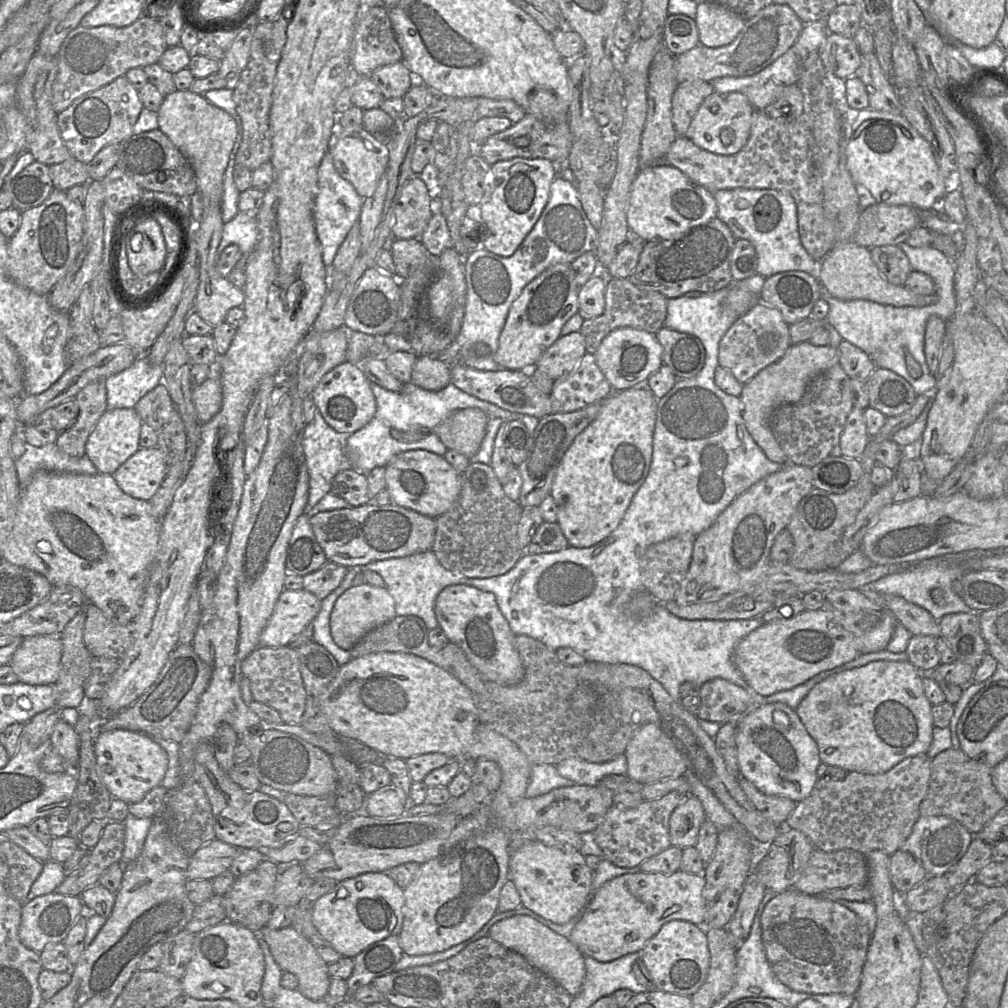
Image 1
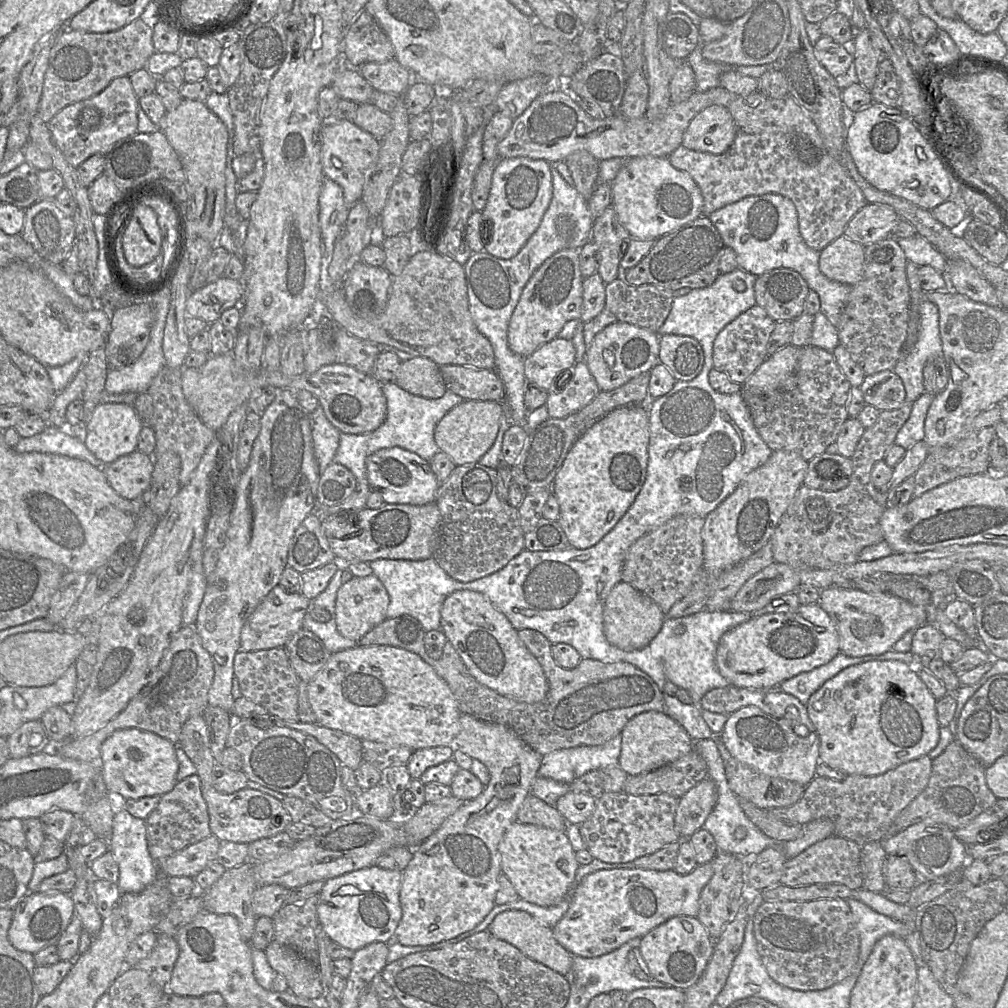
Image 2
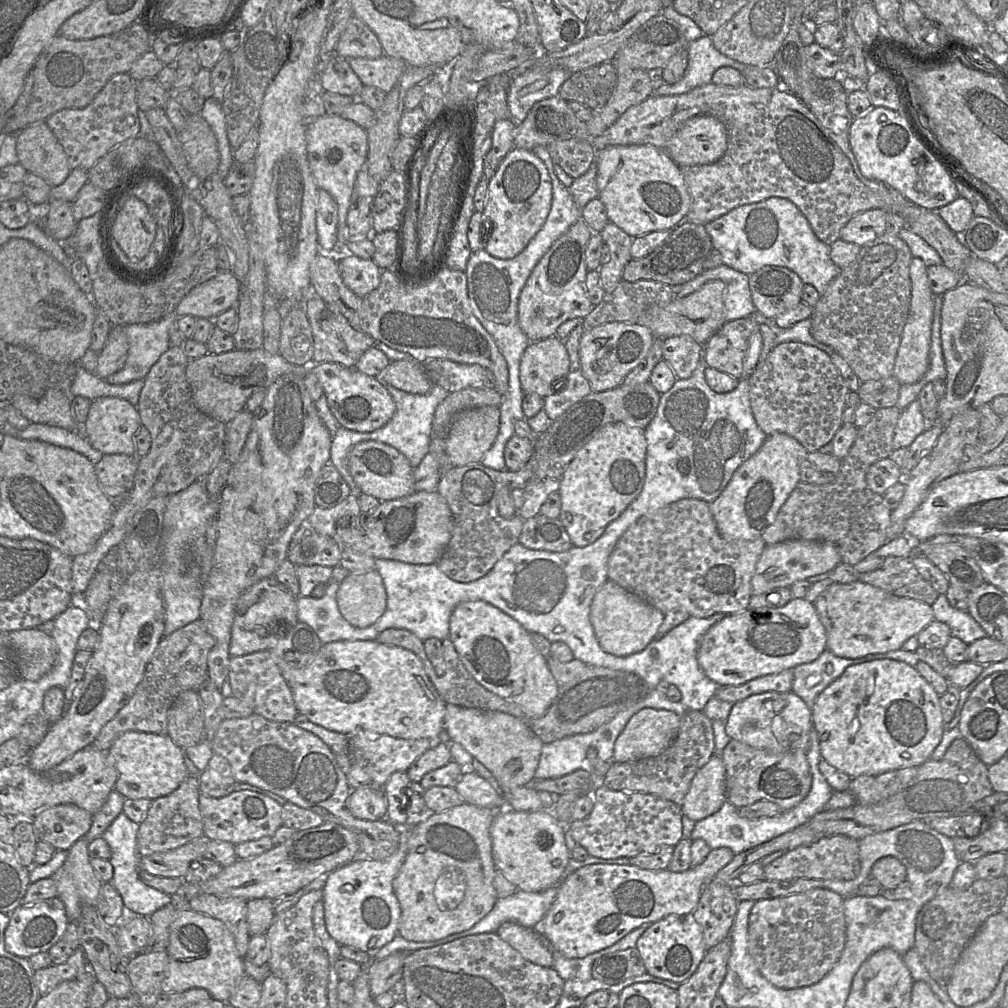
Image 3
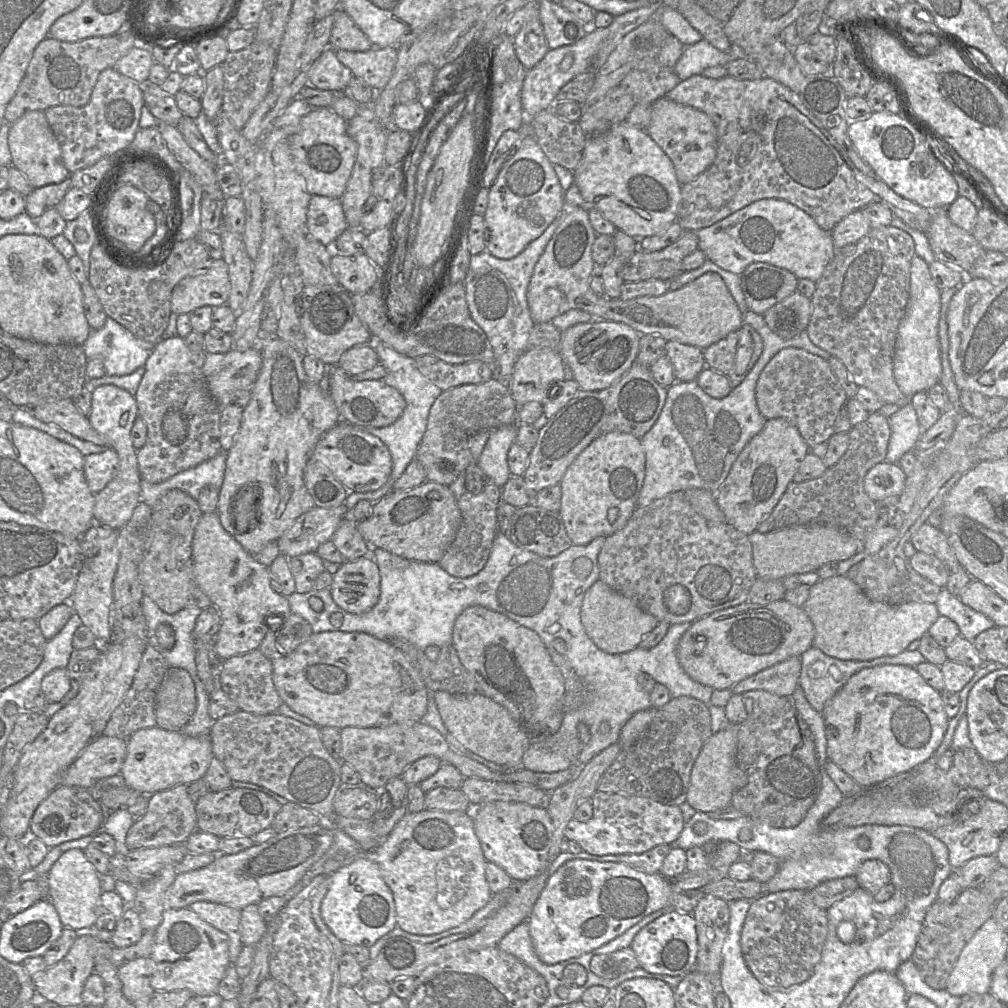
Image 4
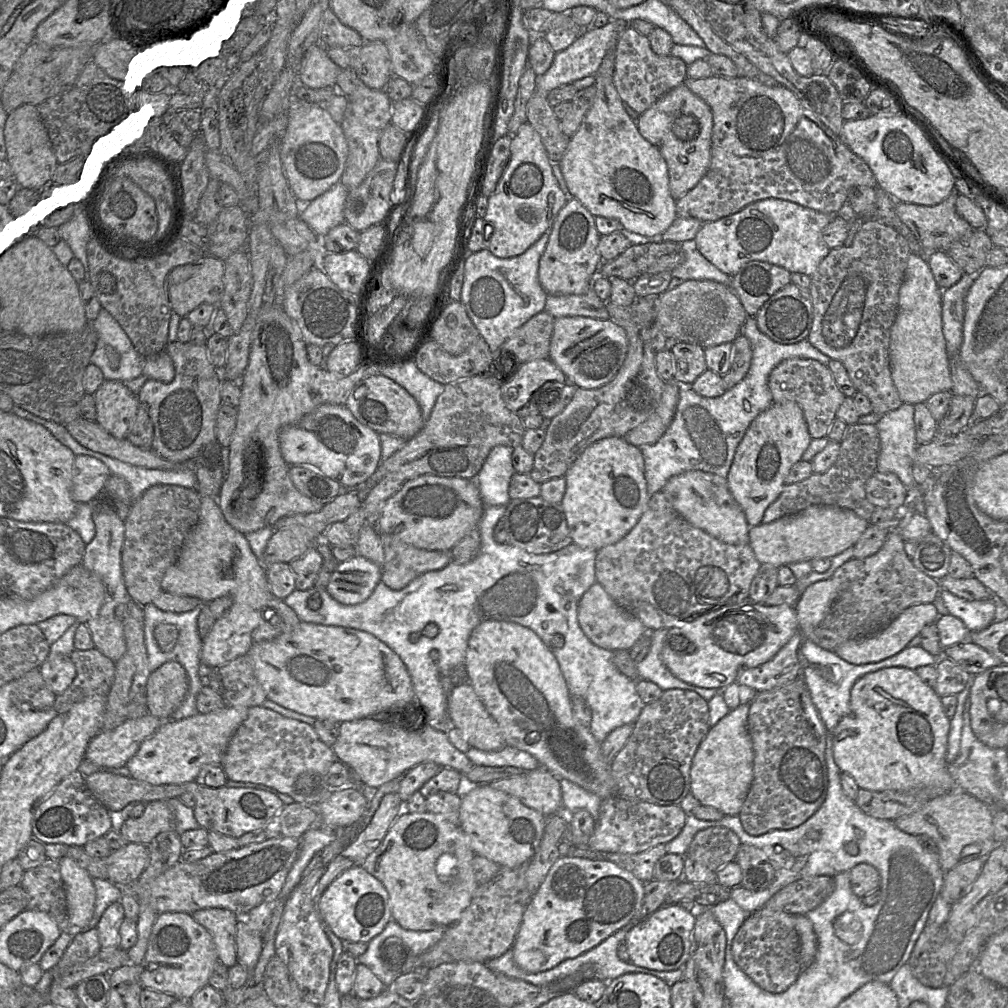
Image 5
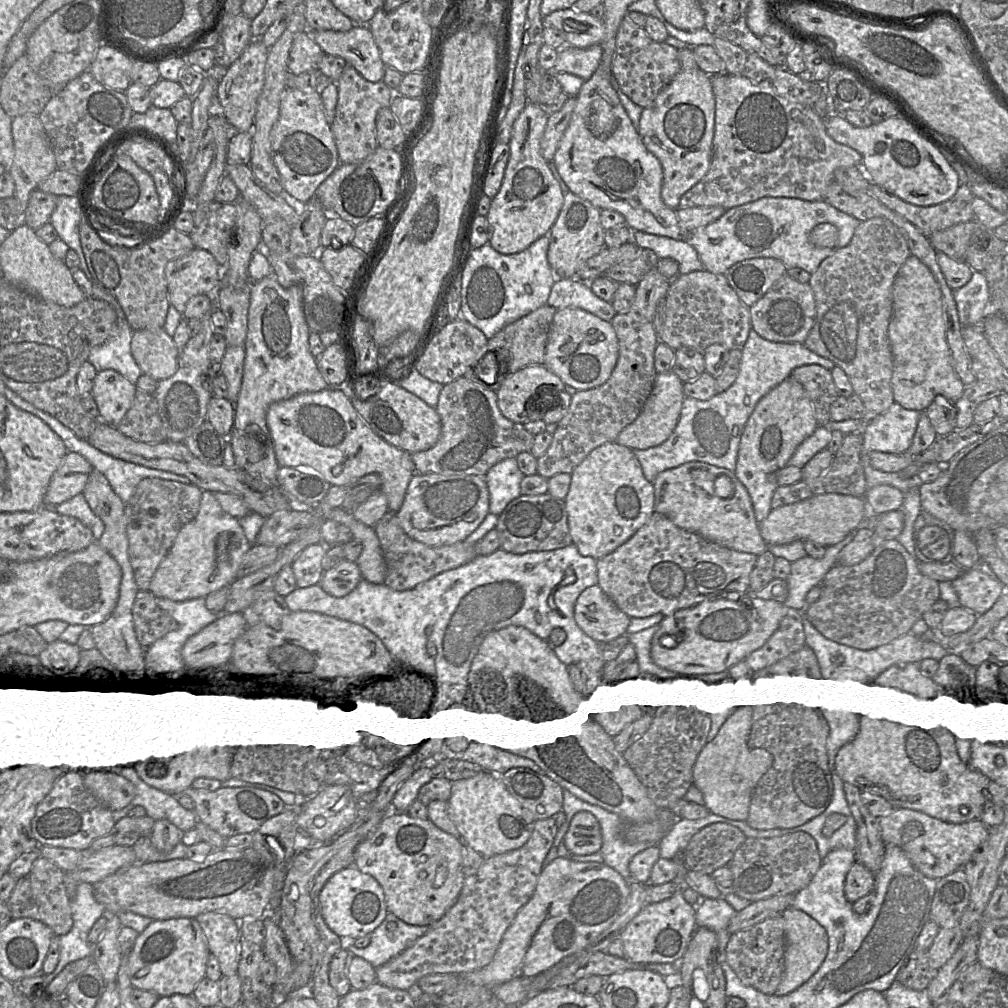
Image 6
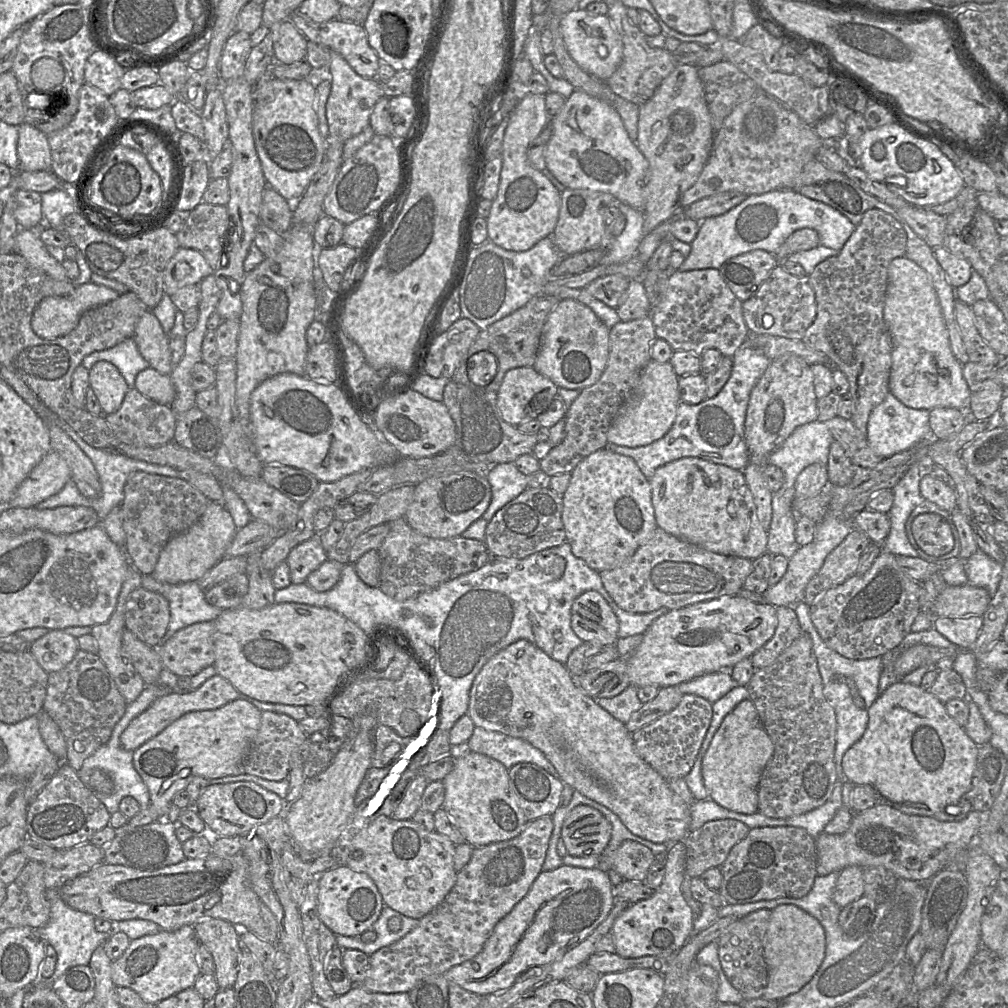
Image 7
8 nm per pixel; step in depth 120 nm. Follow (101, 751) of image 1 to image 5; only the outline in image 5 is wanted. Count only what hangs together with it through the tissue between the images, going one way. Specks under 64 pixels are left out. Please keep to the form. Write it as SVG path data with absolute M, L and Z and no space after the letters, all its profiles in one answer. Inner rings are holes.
M225 706L207 714L199 713L181 720L163 721L127 762L130 777L150 785L176 785L195 781L204 766L220 765L229 739L246 719L248 709Z

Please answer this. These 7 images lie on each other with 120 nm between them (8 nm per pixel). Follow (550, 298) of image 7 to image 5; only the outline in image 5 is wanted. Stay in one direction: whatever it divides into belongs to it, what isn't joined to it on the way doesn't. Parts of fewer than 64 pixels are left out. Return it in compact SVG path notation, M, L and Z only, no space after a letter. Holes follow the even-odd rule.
M545 310L531 317L492 353L492 361L498 361L501 351L512 353L515 362L513 363L510 356L507 357L507 361L516 367L513 369L514 375L518 367L526 362L549 358L554 319Z

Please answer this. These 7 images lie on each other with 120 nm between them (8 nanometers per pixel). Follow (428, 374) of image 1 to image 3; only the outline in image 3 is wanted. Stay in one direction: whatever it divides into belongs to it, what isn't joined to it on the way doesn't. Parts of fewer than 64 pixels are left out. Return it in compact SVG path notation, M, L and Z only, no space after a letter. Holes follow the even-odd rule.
M393 361L375 377L380 383L388 383L410 394L427 394L433 386L419 362Z

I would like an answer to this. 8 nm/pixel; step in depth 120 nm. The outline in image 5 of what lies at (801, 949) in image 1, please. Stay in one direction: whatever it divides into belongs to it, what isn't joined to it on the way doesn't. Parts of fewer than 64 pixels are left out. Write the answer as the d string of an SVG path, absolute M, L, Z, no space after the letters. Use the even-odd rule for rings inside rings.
M763 906L748 914L732 942L732 954L736 964L759 987L773 994L785 992L803 971L795 917L796 915Z

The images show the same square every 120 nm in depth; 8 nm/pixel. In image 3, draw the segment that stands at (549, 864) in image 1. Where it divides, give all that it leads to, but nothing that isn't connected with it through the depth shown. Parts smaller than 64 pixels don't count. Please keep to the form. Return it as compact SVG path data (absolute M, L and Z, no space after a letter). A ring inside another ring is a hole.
M509 808L497 812L491 829L495 867L517 890L541 892L557 885L571 858L565 843L565 828L548 810L517 812Z

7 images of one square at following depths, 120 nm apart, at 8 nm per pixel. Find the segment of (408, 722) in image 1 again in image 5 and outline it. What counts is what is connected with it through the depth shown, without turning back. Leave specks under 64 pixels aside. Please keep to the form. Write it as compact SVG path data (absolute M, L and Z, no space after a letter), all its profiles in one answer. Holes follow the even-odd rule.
M300 622L290 634L270 641L253 642L247 655L269 701L315 719L342 723L376 718L381 710L415 697L410 675L401 658L384 642L365 631Z

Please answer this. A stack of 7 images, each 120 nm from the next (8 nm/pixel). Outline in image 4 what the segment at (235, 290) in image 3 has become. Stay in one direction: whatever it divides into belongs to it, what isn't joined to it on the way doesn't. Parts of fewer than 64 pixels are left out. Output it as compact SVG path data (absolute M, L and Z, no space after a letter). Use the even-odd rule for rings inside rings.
M209 259L202 269L188 274L174 287L171 310L174 314L190 314L198 308L217 308L227 304L231 284L228 265L223 259Z

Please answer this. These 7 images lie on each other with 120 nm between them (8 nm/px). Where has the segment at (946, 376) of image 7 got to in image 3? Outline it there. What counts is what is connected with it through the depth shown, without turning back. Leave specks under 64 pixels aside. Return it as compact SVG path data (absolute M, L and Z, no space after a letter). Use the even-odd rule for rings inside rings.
M913 257L910 263L911 302L906 324L904 326L900 347L896 356L893 376L901 384L913 384L919 381L929 368L929 351L931 345L931 333L934 310L934 293L932 292L927 267L917 257Z

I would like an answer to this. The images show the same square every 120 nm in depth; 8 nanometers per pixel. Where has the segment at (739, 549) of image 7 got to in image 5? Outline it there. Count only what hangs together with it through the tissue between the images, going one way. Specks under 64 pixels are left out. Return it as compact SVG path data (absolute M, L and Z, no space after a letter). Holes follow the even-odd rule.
M700 470L686 471L671 477L661 492L674 510L691 526L727 544L749 544L750 527L744 511L728 489L726 478Z

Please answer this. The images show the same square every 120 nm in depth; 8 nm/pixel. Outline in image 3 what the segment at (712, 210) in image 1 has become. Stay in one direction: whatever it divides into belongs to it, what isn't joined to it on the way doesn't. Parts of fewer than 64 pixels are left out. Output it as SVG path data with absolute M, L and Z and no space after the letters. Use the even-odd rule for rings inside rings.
M616 145L596 151L596 185L609 221L631 237L673 230L682 223L691 199L680 167L660 148L652 145Z

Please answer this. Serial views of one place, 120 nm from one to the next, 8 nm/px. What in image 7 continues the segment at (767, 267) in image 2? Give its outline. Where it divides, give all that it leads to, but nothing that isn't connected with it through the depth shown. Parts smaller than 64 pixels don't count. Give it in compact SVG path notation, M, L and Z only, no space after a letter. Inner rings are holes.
M794 190L751 195L728 212L700 222L698 233L690 243L690 253L678 270L719 269L728 259L756 249L776 254L783 242L802 228L814 229L819 235L820 245L811 250L795 252L785 260L799 263L806 274L811 275L819 263L839 254L856 226L833 207Z

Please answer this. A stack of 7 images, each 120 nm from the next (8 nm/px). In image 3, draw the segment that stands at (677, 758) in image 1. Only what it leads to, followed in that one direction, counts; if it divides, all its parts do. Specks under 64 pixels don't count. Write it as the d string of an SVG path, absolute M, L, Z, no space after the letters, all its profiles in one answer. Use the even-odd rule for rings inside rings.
M643 708L634 714L614 745L613 761L624 763L655 757L676 738L680 716L664 709Z

